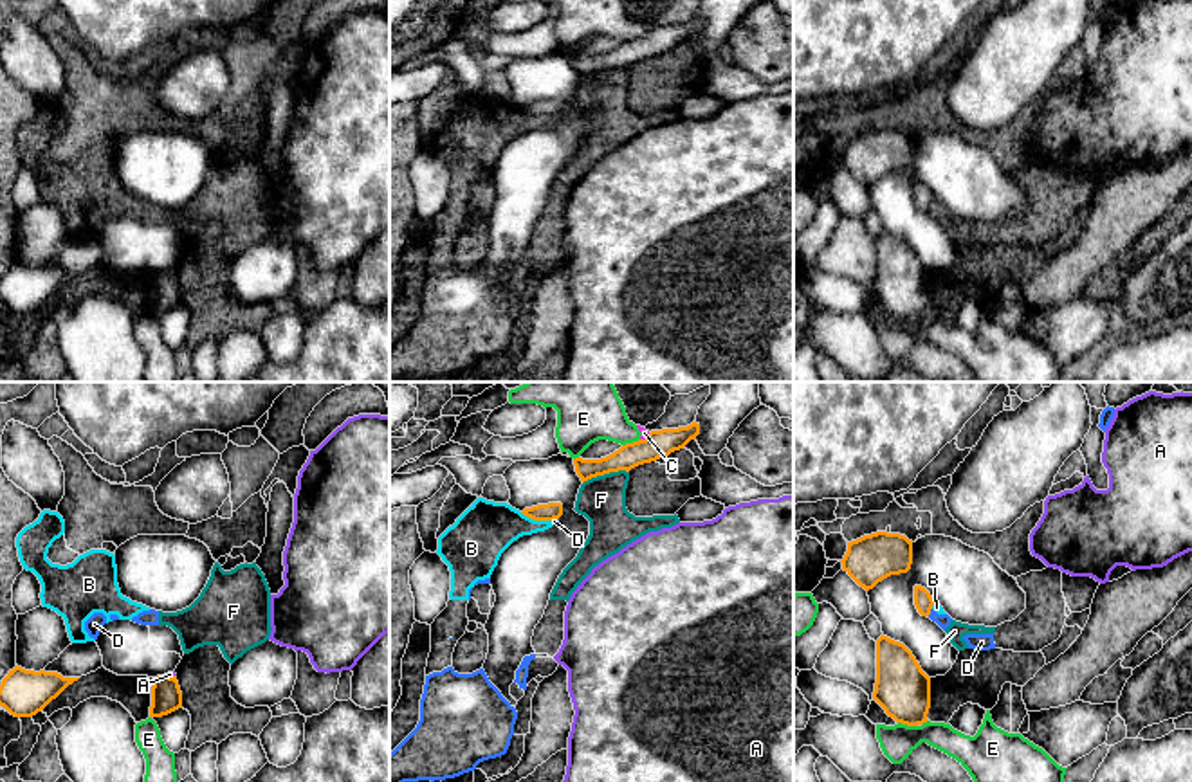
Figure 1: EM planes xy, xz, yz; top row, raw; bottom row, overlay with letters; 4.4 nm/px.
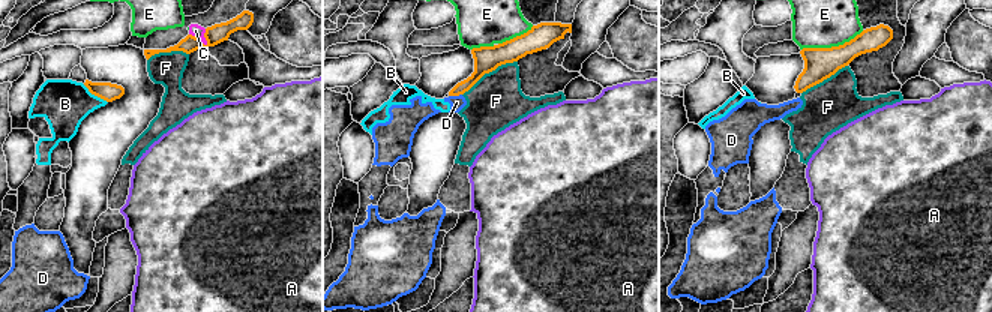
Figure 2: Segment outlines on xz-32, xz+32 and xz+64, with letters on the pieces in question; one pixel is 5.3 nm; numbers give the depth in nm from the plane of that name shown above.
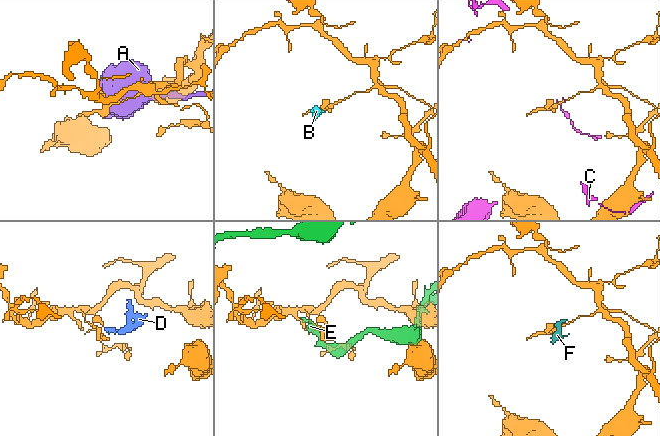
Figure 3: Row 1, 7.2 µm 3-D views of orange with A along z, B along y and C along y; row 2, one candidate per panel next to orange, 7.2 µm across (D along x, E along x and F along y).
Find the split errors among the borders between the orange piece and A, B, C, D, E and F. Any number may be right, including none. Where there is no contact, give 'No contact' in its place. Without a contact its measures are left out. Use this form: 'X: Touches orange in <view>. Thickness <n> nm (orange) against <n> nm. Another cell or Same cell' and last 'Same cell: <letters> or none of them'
A: Touches orange in xy. Thickness 140 nm (orange) against 20 nm. Another cell
B: Touches orange in xz. Thickness 80 nm (orange) against 240 nm. Another cell
C: Touches orange in xz. Thickness 120 nm (orange) against 30 nm. Another cell
D: Touches orange in yz. Thickness 90 nm (orange) against 60 nm. Another cell
E: Touches orange in yz. Thickness 240 nm (orange) against 150 nm. Another cell
F: Touches orange in xz. Thickness 110 nm (orange) against 220 nm. Another cell
Same cell: none of them

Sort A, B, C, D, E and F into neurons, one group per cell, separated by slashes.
A / B D F / C E

